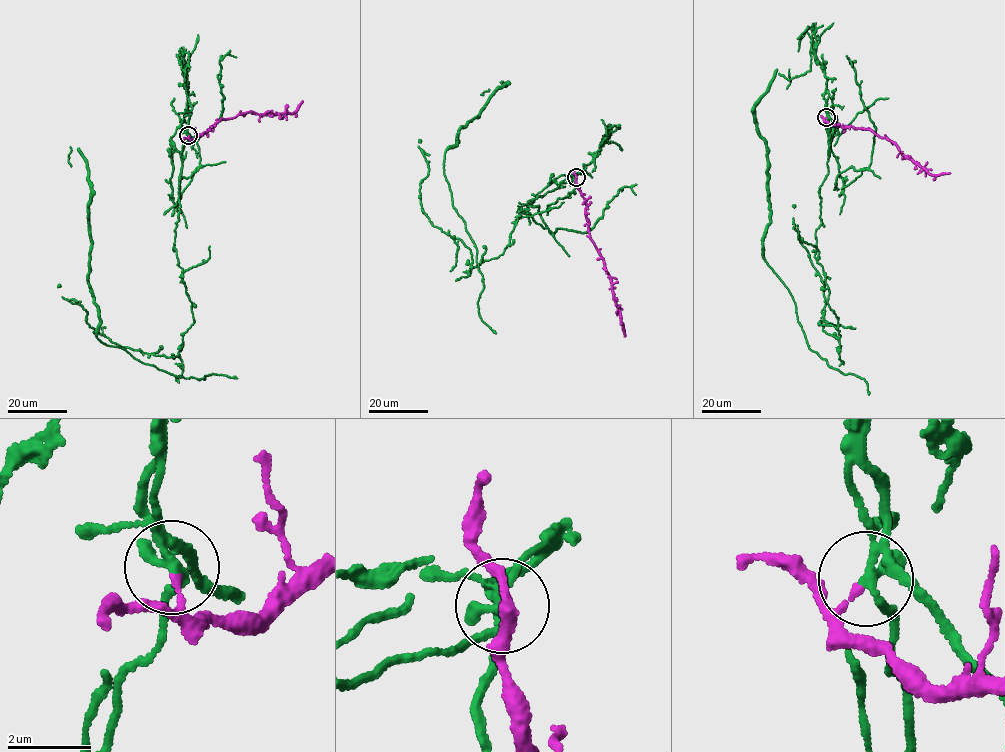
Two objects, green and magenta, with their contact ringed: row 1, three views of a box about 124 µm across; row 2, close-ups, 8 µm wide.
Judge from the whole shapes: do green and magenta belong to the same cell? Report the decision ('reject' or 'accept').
reject

